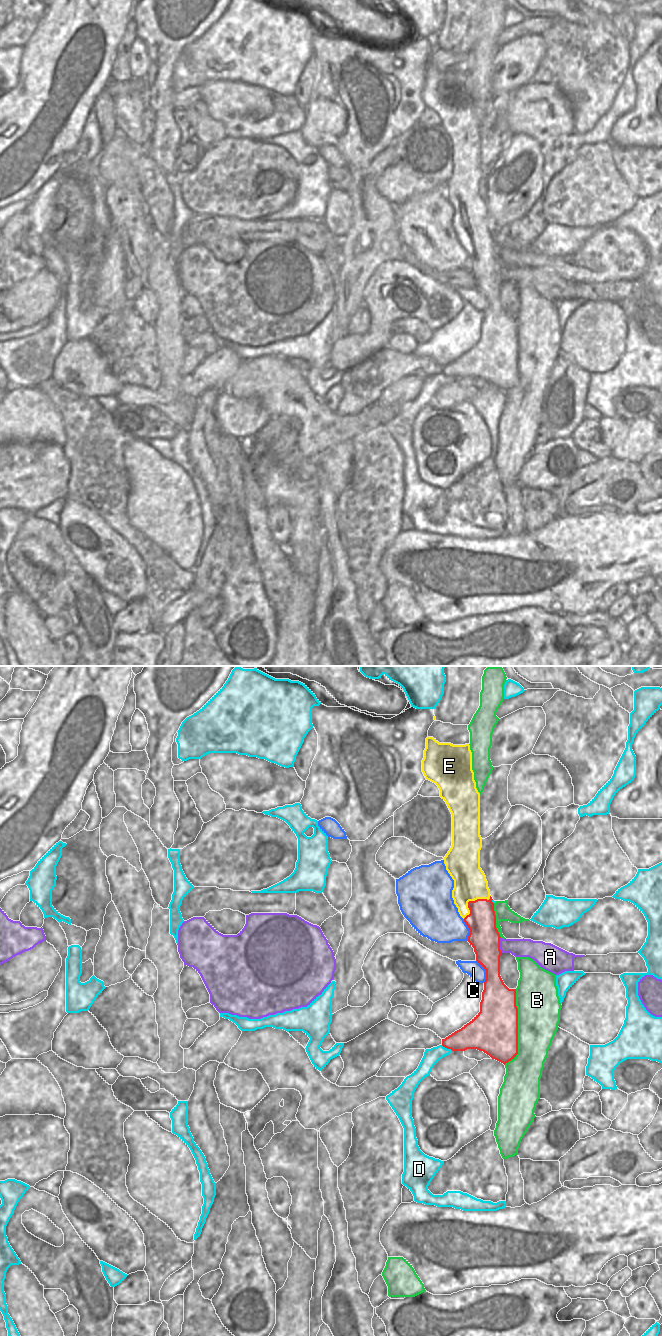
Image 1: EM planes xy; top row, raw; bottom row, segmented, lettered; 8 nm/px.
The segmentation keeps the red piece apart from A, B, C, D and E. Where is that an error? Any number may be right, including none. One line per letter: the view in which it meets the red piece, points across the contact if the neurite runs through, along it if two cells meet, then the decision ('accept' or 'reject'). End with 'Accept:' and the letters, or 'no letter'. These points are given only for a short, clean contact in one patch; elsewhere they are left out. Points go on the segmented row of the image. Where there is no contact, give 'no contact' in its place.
A: xy | along xy (500, 937), (500, 950), (502, 952) | reject
B: xy | reject
C: xy | reject
D: xy | reject
E: xy | across xy (481, 921), (478, 911), (471, 901), (470, 884) | accept
Accept: E

